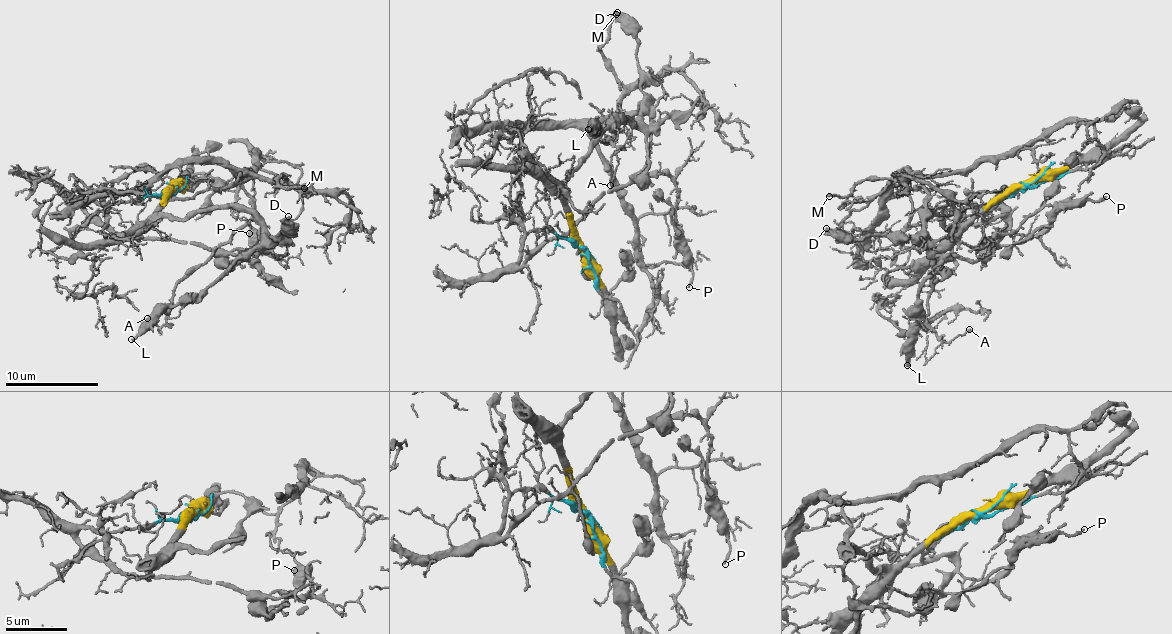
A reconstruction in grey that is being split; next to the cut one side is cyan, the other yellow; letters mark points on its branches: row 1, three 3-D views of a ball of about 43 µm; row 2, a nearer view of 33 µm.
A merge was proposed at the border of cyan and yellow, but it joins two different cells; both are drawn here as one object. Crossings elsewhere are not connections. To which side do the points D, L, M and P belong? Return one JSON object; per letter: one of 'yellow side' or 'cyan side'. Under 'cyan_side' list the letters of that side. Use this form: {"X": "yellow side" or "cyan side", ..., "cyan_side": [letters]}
{"D": "yellow side", "L": "yellow side", "M": "cyan side", "P": "yellow side", "cyan_side": ["M"]}

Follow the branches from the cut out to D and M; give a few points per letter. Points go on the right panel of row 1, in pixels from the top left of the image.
D: (1026, 185), (1014, 185), (963, 224), (944, 226), (926, 208), (914, 236), (846, 236), (825, 228)
M: (1026, 185), (1134, 149), (1105, 156), (1092, 124), (1074, 121), (968, 168), (864, 179), (846, 196), (829, 195)

